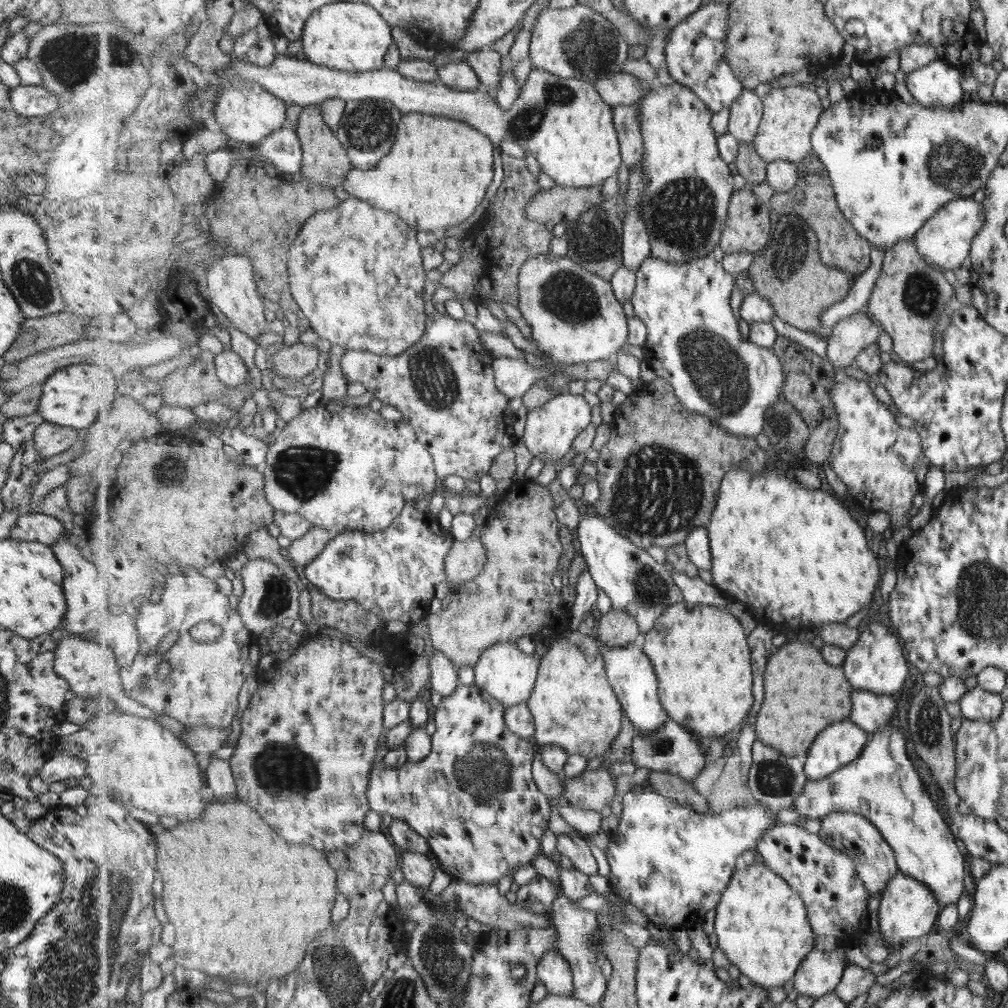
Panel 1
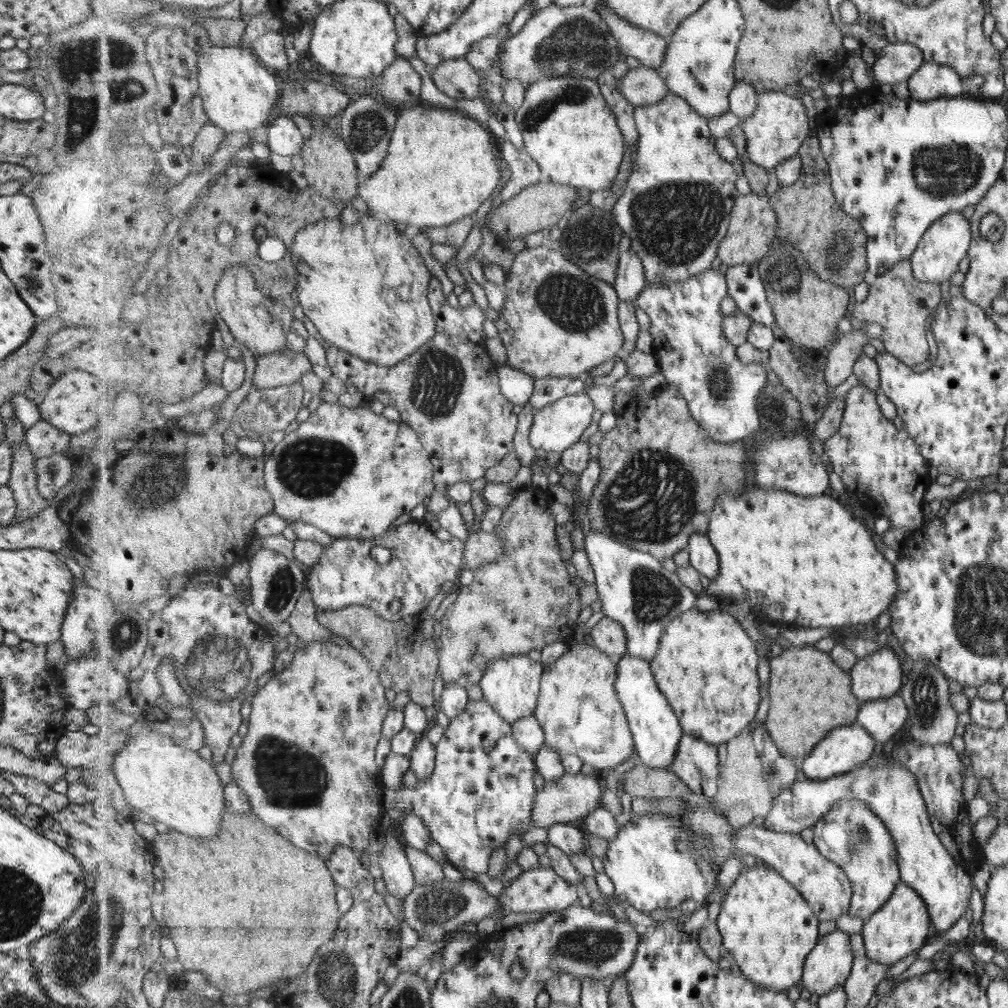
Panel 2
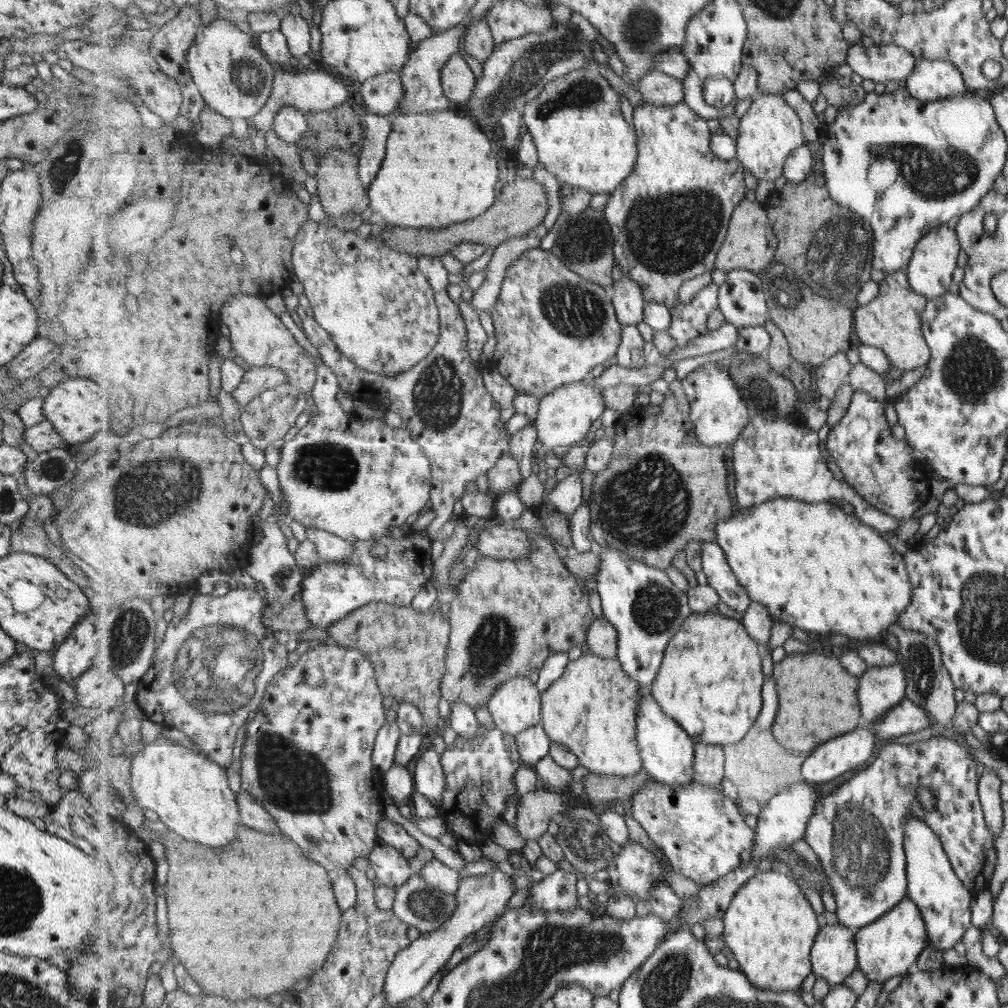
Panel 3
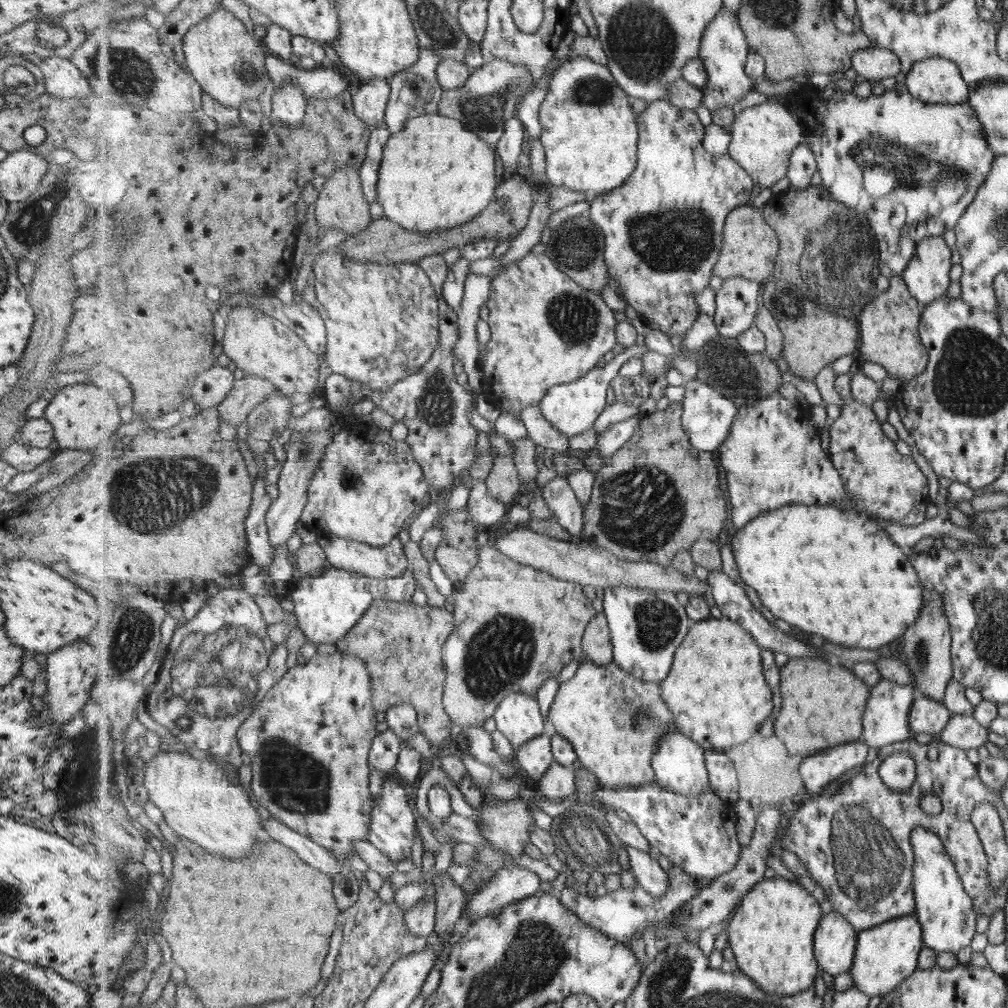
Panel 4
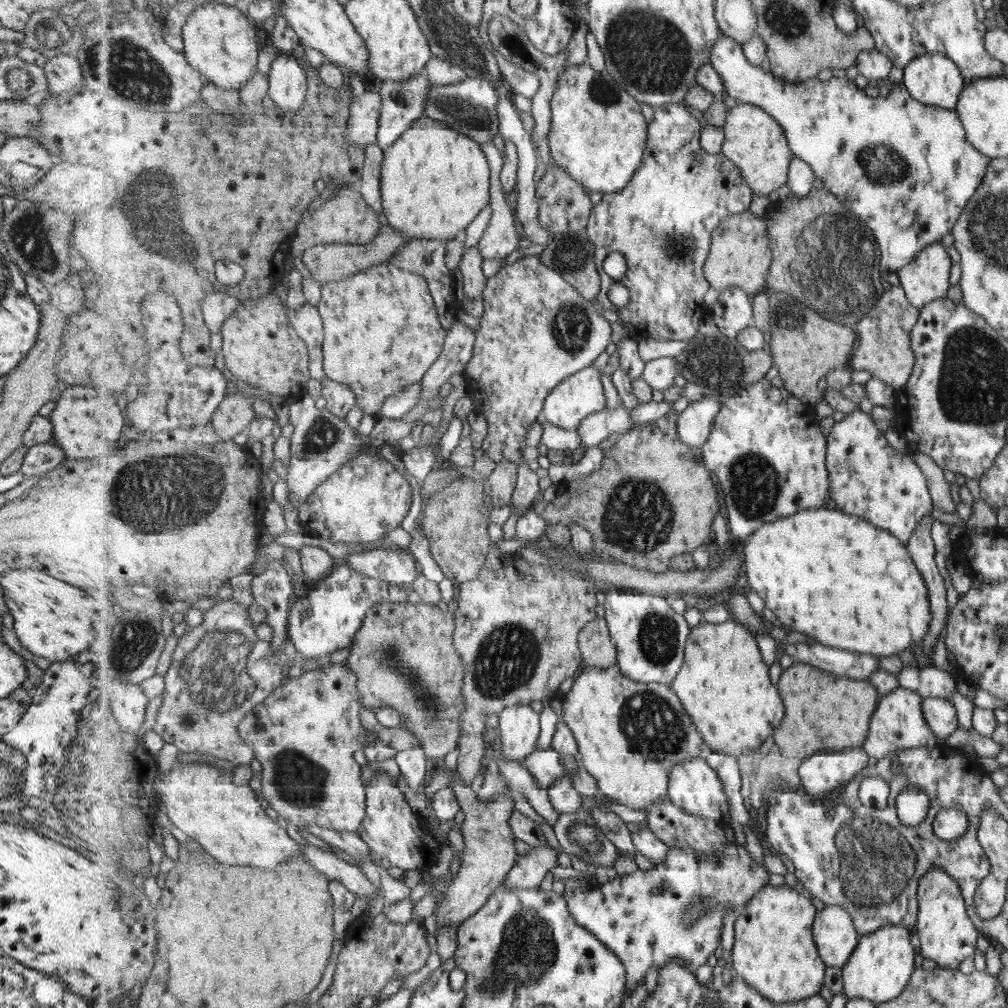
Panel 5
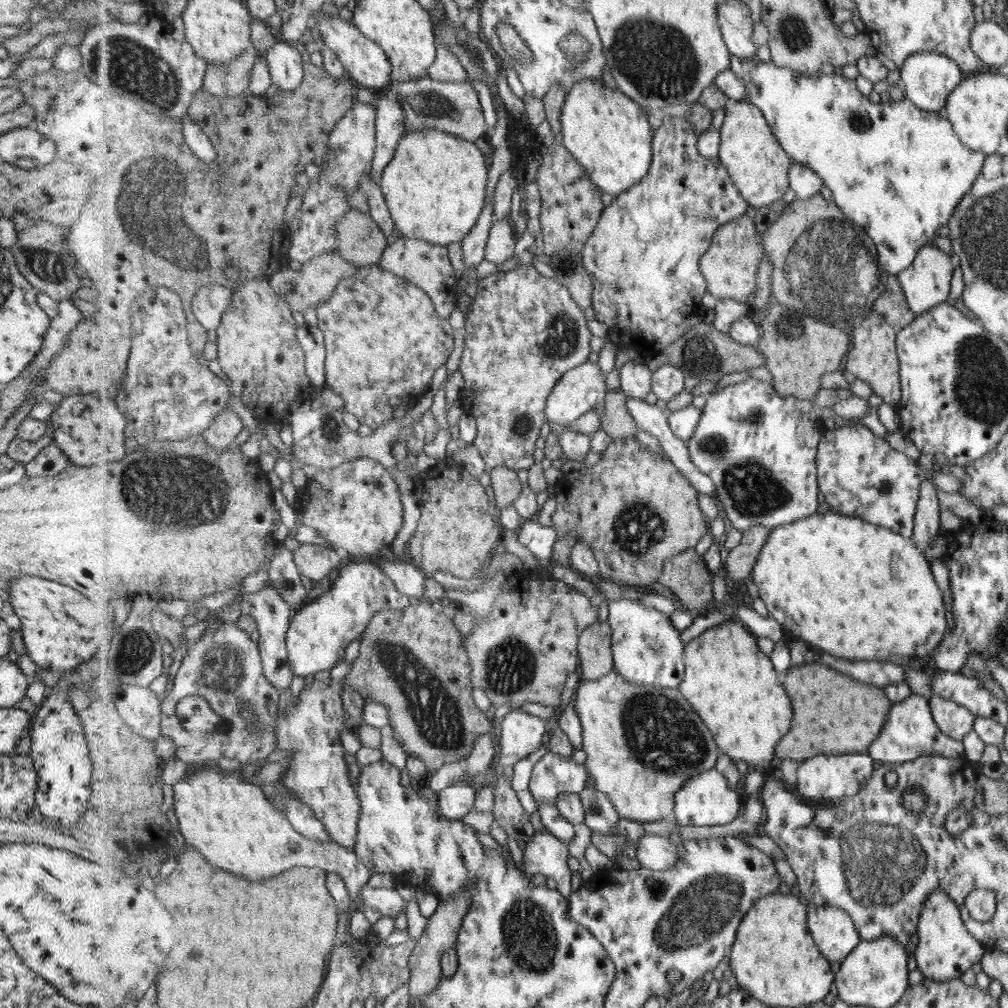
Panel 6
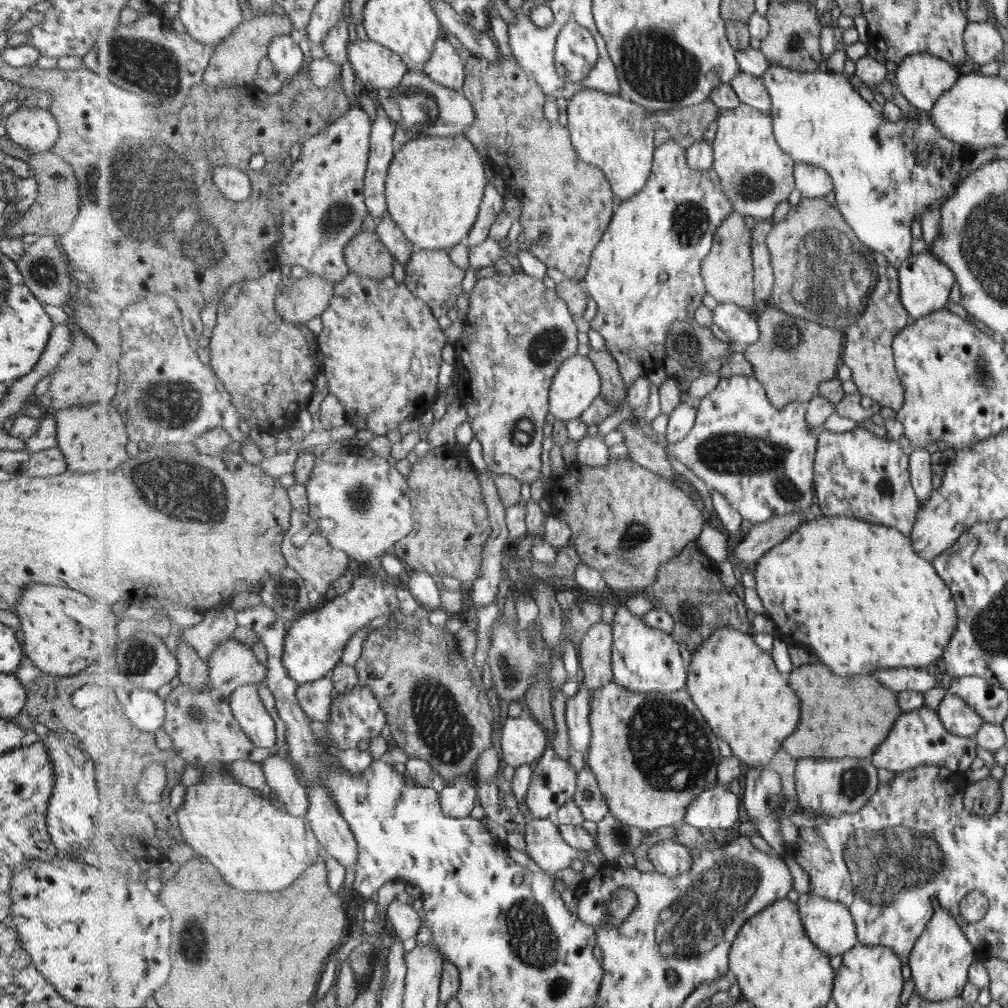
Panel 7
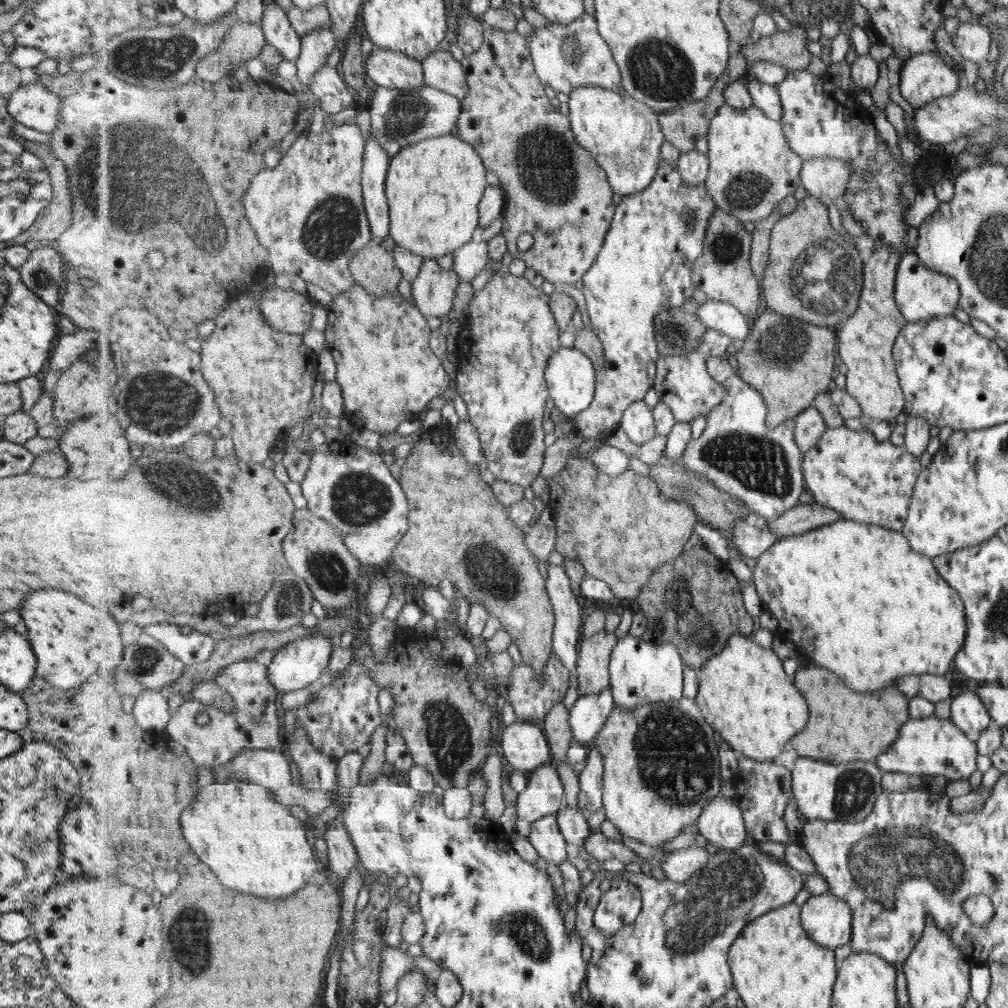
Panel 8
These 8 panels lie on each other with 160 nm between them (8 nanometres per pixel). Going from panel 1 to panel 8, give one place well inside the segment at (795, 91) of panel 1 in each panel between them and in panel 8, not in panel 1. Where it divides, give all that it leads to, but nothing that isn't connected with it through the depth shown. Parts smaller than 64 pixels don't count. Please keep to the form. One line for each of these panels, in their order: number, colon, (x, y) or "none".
2: (776, 132)
3: (770, 130)
4: (764, 136)
5: (755, 140)
6: (760, 166)
7: (757, 174)
8: (753, 168)

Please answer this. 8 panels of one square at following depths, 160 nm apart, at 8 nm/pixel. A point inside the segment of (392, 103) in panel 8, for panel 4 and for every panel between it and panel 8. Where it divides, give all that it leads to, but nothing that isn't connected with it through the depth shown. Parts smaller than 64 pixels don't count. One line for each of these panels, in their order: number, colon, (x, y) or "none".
4: (491, 97)
5: (471, 107)
6: (453, 107)
7: (420, 107)

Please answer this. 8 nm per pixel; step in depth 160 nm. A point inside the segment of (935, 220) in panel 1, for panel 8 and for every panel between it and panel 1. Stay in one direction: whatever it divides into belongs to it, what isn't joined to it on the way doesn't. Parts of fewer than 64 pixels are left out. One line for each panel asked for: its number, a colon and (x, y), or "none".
2: (938, 253)
3: (929, 272)
4: (926, 276)
5: (924, 279)
6: (926, 282)
7: (925, 281)
8: (922, 294)

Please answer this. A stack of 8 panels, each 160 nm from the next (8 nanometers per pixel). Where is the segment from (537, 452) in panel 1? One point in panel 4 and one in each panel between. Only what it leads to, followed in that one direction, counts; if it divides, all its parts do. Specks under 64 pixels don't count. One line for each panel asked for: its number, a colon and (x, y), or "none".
2: (557, 427)
3: (565, 417)
4: (573, 408)

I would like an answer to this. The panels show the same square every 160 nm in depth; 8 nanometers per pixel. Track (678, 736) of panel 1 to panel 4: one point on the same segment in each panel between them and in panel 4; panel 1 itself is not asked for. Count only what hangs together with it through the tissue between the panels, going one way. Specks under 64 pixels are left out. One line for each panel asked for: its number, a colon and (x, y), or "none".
2: (697, 763)
3: (709, 759)
4: (724, 781)

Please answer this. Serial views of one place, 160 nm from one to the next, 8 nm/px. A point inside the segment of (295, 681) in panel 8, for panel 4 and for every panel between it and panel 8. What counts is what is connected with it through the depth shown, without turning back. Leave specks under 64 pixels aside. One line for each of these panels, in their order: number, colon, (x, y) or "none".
4: (326, 608)
5: (327, 618)
6: (320, 632)
7: (315, 641)

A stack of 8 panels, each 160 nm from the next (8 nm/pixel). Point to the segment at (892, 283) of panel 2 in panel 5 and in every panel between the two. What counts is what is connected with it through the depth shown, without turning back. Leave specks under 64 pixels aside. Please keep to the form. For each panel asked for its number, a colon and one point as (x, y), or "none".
3: (893, 321)
4: (889, 334)
5: (883, 349)

